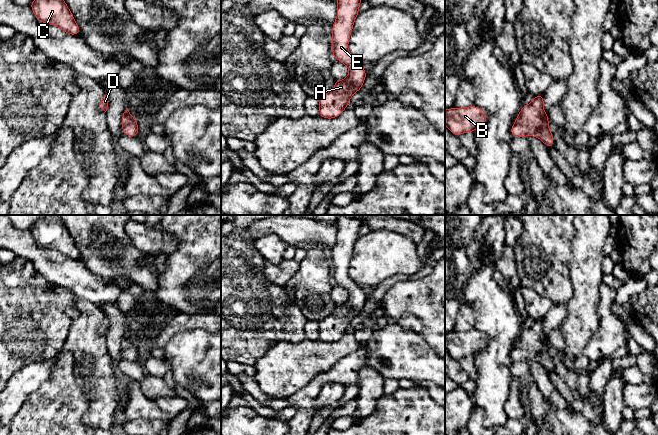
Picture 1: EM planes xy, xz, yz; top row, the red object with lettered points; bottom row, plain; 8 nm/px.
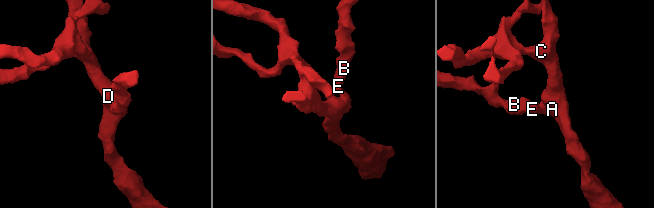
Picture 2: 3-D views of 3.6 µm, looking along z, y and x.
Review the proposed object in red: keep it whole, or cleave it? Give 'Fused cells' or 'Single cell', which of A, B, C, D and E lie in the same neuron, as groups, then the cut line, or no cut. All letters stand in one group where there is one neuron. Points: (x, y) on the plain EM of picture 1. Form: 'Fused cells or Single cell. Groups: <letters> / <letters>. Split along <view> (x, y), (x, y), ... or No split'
Single cell. Groups: A B C D E. No split

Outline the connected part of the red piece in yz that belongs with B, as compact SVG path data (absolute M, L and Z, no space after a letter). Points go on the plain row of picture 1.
M475 329L445 333L445 349L457 361L462 357L473 357L476 353L485 349L486 344L486 336Z

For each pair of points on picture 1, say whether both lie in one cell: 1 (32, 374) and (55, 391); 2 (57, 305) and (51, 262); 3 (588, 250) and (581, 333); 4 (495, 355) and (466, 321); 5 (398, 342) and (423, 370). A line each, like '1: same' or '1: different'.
1: different
2: different
3: same
4: different
5: same

